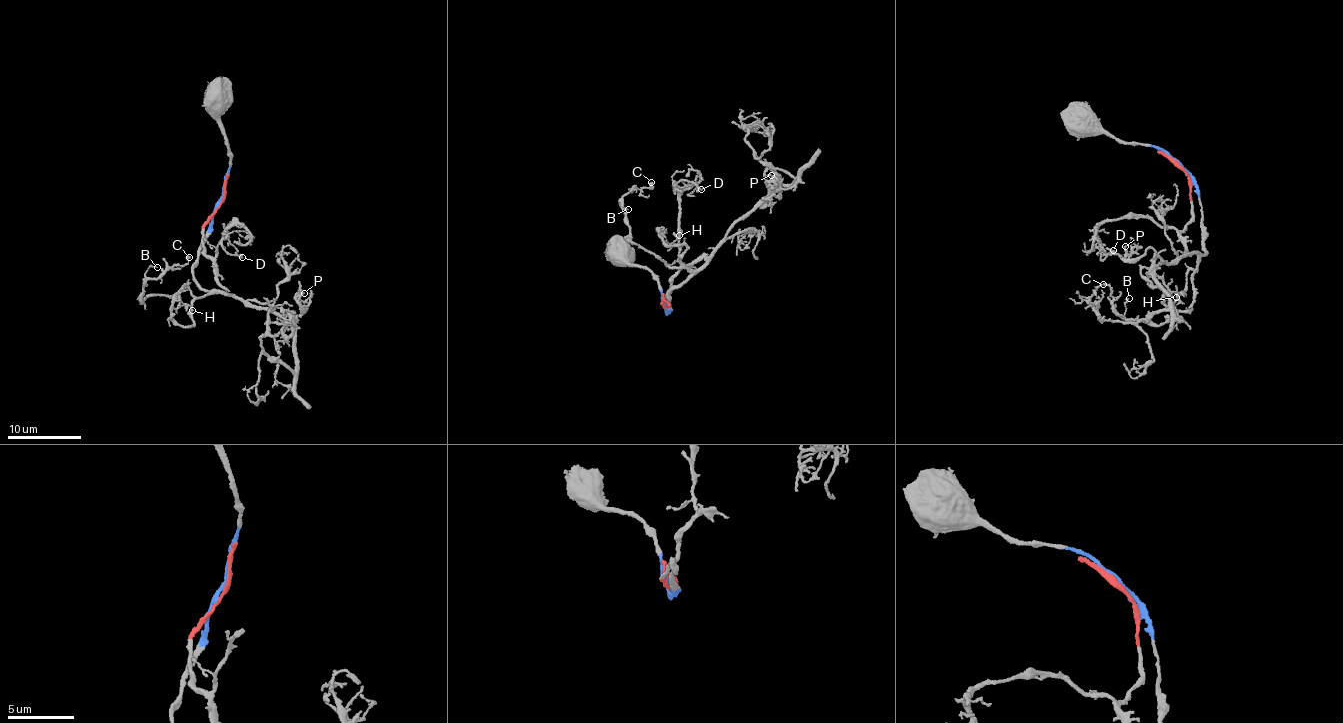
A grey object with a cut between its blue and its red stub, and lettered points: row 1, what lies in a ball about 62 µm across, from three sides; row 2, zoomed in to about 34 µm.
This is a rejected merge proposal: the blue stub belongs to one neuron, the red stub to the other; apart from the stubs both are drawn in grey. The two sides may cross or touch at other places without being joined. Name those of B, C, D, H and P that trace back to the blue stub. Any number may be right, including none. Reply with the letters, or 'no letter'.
B, C, H, P

